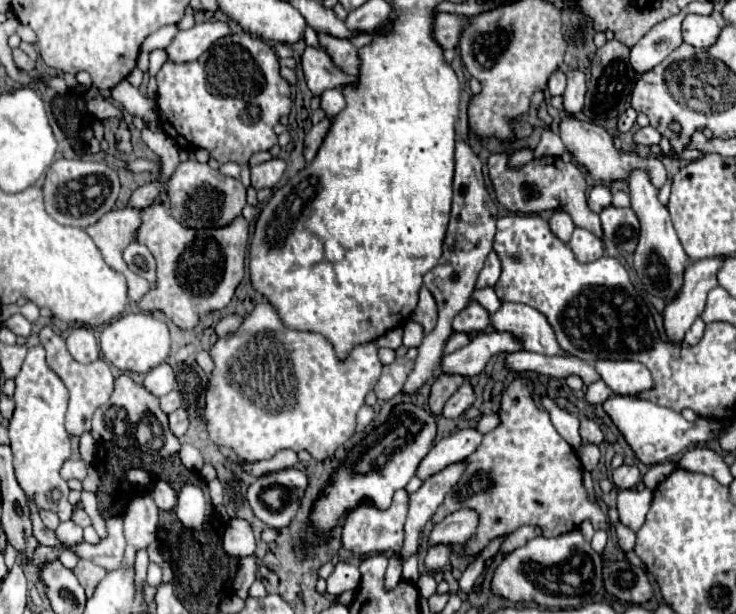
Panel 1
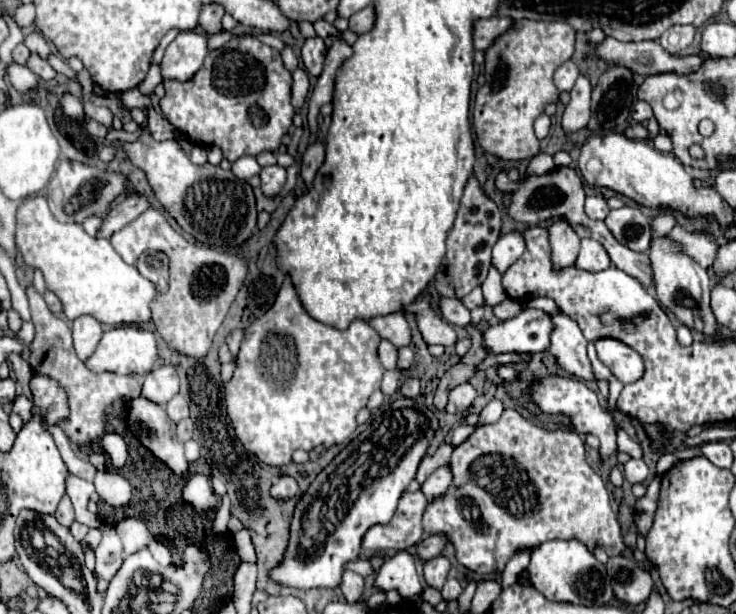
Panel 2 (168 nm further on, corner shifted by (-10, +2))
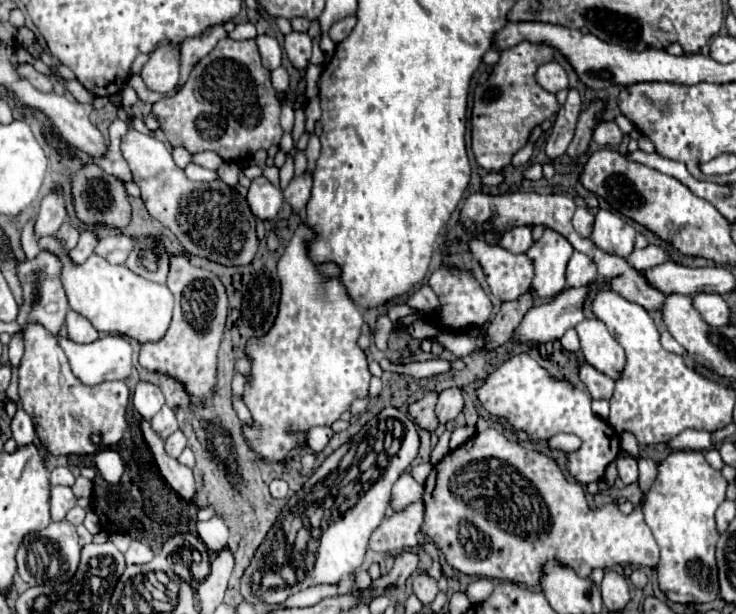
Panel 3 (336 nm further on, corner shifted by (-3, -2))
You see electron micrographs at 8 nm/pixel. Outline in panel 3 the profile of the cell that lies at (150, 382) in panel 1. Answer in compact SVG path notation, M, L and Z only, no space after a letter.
M138 383L136 391L134 391L134 409L140 413L142 419L150 421L164 405L164 395L162 391L152 385L152 383Z

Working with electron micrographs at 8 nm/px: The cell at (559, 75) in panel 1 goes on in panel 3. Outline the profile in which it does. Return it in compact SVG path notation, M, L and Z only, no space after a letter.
M554 61L544 63L544 65L538 67L536 81L542 89L546 89L550 93L558 93L560 89L568 89L568 77L566 77L564 69Z

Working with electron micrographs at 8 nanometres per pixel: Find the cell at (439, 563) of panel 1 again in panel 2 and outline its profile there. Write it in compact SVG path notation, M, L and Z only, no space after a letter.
M439 555L439 557L433 557L431 561L425 563L425 581L435 587L435 589L441 589L445 579L448 577L449 569L451 569L451 563L447 557Z

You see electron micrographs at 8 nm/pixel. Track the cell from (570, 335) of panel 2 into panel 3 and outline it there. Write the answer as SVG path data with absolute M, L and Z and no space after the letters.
M584 363L580 367L580 379L582 383L588 387L590 395L594 399L610 399L612 391L614 391L614 379L610 379L608 375L596 371L592 365Z

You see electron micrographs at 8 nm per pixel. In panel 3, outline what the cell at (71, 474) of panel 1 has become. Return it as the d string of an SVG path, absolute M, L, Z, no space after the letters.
M78 477L76 483L72 485L72 491L74 495L80 499L80 497L90 497L92 493L92 481L90 479L84 479L84 477Z

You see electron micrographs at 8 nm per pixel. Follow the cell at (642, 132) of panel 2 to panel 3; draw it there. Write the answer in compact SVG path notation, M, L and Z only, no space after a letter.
M598 121L592 133L592 141L602 147L616 147L622 141L622 131L612 121Z

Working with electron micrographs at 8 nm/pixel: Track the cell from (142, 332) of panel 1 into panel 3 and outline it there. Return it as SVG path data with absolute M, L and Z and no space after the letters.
M102 335L94 343L74 343L68 337L60 337L60 347L64 349L68 363L72 367L72 373L86 385L98 385L102 381L112 381L112 379L126 379L132 373L132 347L122 335Z

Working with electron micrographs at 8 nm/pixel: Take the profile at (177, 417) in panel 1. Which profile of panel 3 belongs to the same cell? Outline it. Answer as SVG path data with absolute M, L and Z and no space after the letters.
M176 431L166 439L166 453L174 459L184 451L184 447L186 447L186 437L182 431Z

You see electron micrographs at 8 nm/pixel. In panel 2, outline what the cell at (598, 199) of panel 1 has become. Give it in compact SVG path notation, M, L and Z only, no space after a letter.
M601 195L587 197L587 201L585 201L585 213L587 213L591 219L605 219L607 213L609 213L607 199L601 197Z

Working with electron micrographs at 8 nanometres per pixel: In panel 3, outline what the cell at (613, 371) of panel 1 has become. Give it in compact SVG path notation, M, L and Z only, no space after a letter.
M584 319L576 325L576 331L584 359L608 377L618 379L626 365L626 355L618 341L608 333L606 325L600 319Z

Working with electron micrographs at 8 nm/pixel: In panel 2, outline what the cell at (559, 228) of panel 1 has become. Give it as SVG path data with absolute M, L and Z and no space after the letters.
M555 221L549 227L549 239L551 239L551 249L553 249L553 265L557 269L569 267L575 263L579 255L579 235L567 221Z

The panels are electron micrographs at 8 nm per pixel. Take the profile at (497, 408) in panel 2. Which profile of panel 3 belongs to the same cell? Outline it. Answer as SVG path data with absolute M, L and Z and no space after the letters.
M466 425L466 427L458 427L458 429L454 429L454 431L452 431L452 437L450 437L450 449L454 451L456 447L464 445L474 433L476 433L476 427L472 427L472 425Z

